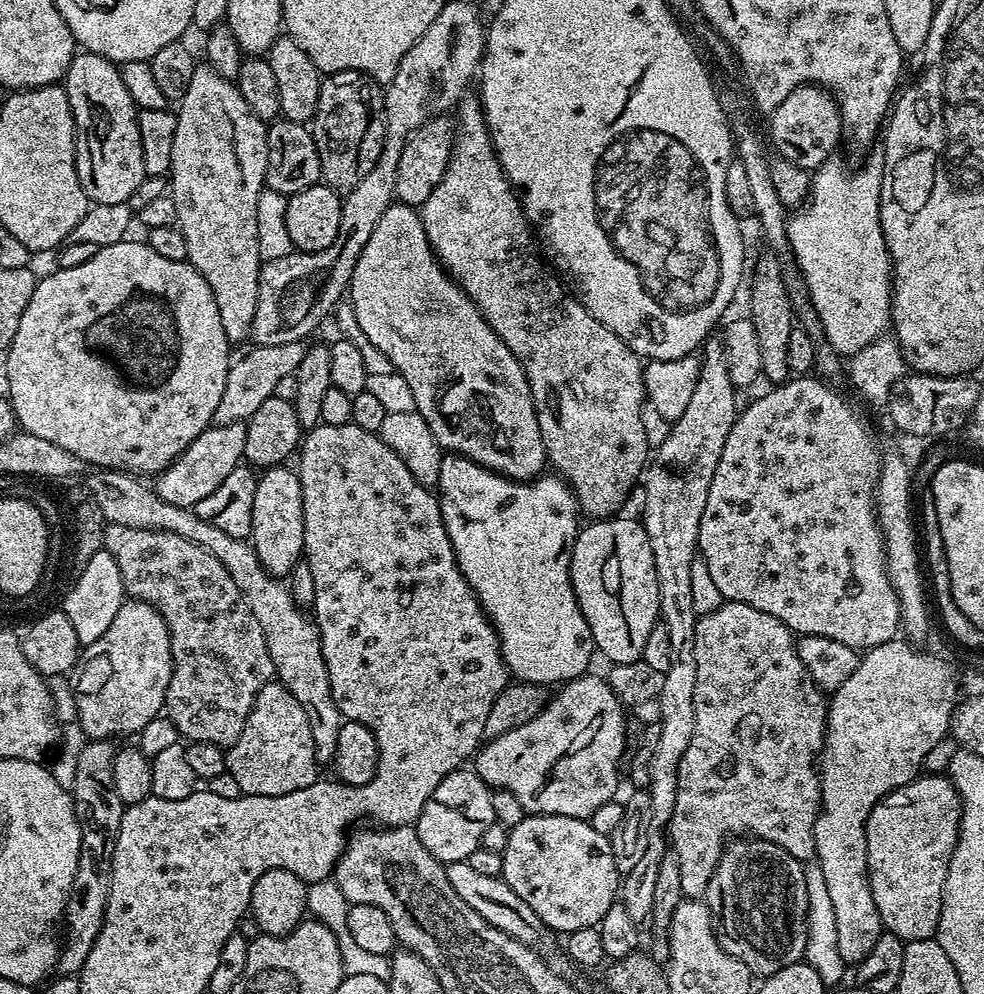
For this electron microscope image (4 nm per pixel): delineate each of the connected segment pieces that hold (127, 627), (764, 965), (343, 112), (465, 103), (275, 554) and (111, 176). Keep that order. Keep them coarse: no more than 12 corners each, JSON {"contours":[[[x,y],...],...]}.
{"contours":[[[125,599],[76,661],[92,742],[135,737],[165,711],[168,623]],[[773,840],[725,847],[703,899],[757,977],[805,959],[806,868]],[[363,72],[320,82],[310,131],[323,183],[354,190],[384,145],[384,93]],[[483,107],[419,214],[530,382],[547,463],[615,517],[644,364],[536,253]],[[266,468],[250,537],[258,562],[287,577],[304,551],[299,475]],[[77,51],[63,78],[76,173],[93,205],[145,175],[119,67]]]}

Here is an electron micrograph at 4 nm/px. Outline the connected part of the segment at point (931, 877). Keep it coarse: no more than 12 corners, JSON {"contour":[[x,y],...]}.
{"contour":[[944,774],[894,788],[866,822],[881,925],[931,940],[960,795]]}

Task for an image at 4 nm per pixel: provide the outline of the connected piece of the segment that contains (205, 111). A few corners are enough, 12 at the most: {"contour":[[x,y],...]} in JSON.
{"contour":[[197,63],[170,195],[229,345],[258,306],[268,129]]}

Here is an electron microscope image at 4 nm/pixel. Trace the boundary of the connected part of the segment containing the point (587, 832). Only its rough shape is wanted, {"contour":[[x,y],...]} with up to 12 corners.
{"contour":[[525,815],[502,845],[510,890],[553,933],[617,903],[611,839]]}

